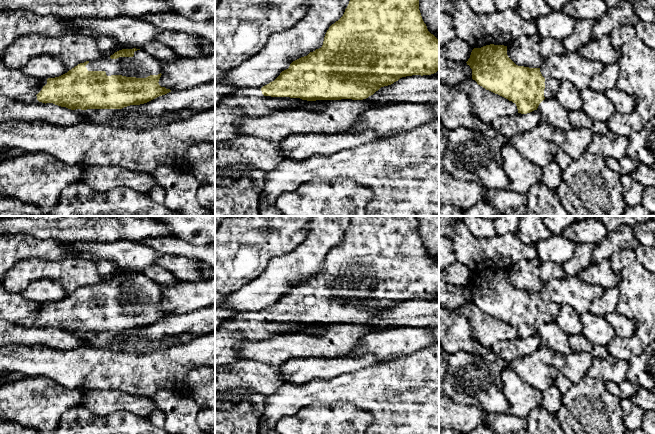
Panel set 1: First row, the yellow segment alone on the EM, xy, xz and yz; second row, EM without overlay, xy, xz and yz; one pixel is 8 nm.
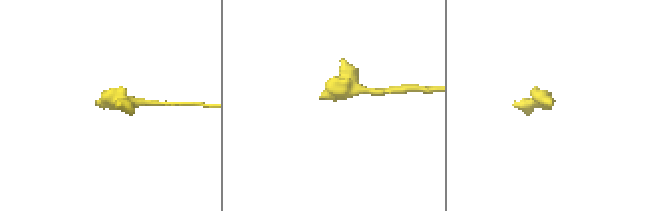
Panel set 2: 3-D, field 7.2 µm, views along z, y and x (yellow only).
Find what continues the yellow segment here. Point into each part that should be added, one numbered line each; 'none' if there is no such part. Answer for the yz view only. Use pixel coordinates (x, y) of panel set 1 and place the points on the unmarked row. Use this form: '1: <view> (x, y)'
1: yz (551, 308)

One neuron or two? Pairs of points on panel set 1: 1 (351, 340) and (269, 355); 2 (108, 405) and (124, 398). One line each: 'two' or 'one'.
1: one
2: one

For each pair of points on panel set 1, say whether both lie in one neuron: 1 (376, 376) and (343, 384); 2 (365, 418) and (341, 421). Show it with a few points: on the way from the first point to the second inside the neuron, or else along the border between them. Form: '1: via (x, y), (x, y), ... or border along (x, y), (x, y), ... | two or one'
1: via (368, 384), (351, 384) | one
2: via (359, 418), (347, 419) | one

